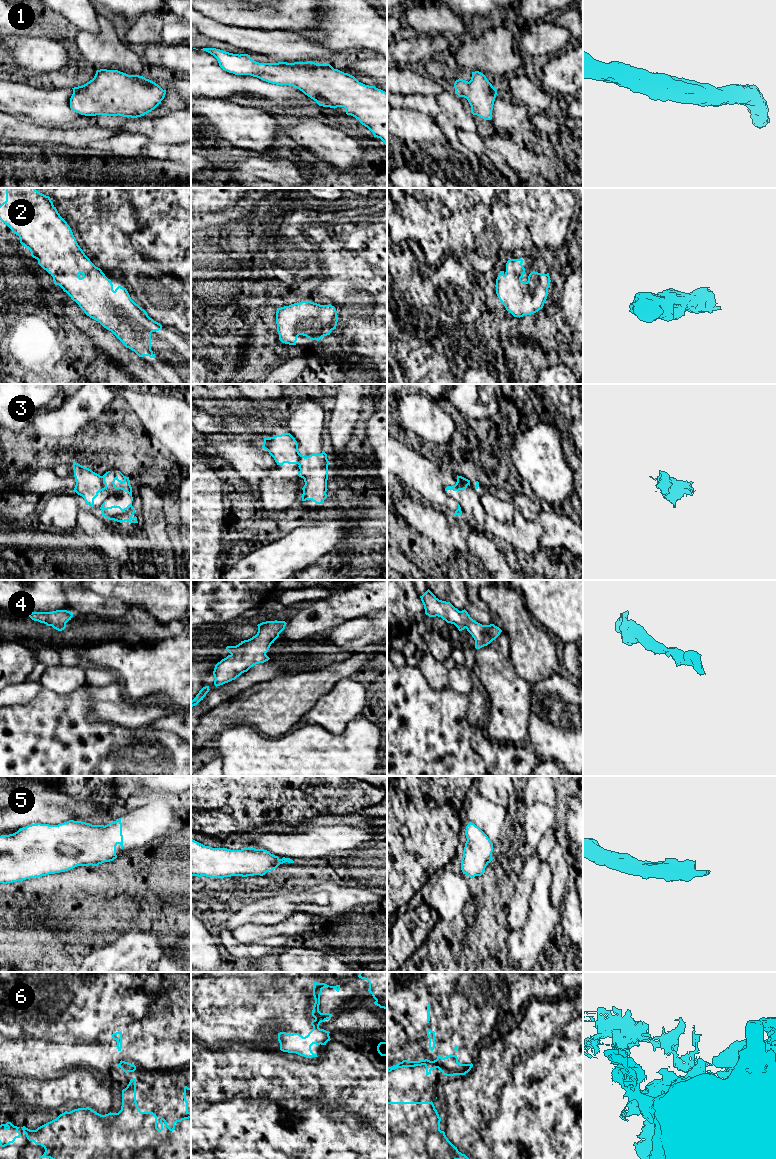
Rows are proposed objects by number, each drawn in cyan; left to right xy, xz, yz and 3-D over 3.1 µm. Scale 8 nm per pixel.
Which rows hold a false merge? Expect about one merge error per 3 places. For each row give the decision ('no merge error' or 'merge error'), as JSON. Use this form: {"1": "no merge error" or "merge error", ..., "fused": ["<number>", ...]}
{"1": "no merge error", "2": "no merge error", "3": "merge error", "4": "no merge error", "5": "no merge error", "6": "merge error", "fused": ["3", "6"]}

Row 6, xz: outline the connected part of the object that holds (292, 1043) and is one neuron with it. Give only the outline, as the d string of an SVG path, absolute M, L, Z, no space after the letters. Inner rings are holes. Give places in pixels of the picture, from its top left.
M315 1018L311 1025L313 1029L307 1036L303 1037L299 1033L288 1034L286 1032L278 1033L278 1041L280 1043L280 1050L288 1053L296 1053L306 1058L318 1057L311 1050L313 1044L326 1045L330 1041L329 1031L320 1029L319 1025L325 1020Z

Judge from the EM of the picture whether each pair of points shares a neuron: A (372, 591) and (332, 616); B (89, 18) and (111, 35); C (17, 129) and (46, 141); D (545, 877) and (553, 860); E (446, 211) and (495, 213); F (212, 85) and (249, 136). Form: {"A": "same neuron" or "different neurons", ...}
{"A": "same neuron", "B": "different neurons", "C": "same neuron", "D": "different neurons", "E": "same neuron", "F": "different neurons"}

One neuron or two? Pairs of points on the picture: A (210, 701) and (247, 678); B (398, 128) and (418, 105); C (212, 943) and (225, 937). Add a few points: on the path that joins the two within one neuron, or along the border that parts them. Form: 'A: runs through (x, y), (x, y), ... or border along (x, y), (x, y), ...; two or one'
A: runs through (219, 694), (238, 685); one
B: border along (397, 107), (413, 108), (425, 112), (435, 121); two
C: border along (216, 937), (220, 945); two

